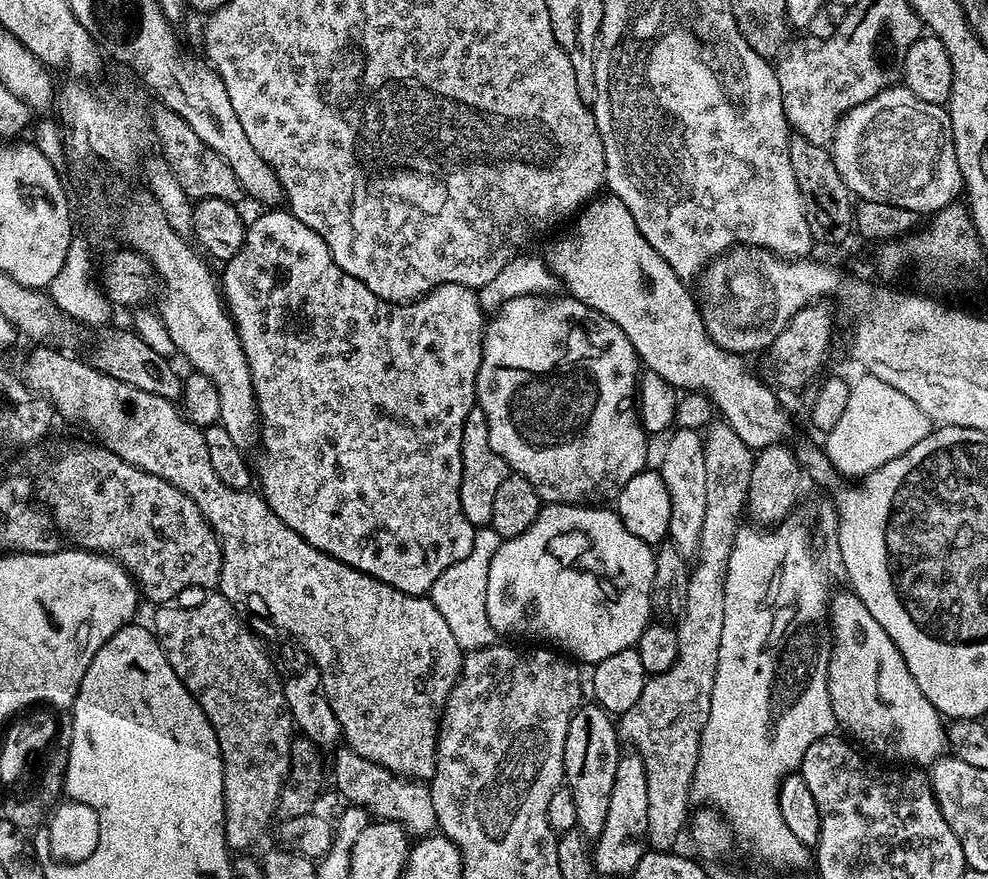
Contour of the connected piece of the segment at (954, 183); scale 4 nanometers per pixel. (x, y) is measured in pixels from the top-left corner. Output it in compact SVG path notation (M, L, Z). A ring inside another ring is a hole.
M903 86L884 88L866 103L845 112L836 127L830 151L838 166L838 174L842 174L842 182L846 182L849 193L860 200L886 202L917 214L931 214L953 203L964 187L958 158L954 154L947 107L926 102Z

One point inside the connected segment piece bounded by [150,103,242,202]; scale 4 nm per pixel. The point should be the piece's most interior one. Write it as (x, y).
(200, 172)

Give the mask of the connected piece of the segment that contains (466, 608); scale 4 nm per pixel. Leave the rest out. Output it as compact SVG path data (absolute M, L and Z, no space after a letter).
M491 526L477 527L470 554L466 554L462 562L454 562L450 570L442 570L430 593L434 606L438 606L438 614L442 614L450 625L458 646L465 653L486 648L497 639L496 631L490 626L490 618L486 618L486 578L490 574L490 560L494 558L500 542L499 534Z

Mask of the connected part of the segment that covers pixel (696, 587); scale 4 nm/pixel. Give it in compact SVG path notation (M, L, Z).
M713 423L711 427L703 433L703 437L704 453L706 454L706 519L702 522L700 550L696 553L694 563L691 565L685 612L675 625L675 630L678 634L678 658L674 658L674 666L670 666L670 670L666 670L657 676L649 675L644 682L642 698L638 698L638 702L634 702L634 706L630 706L630 710L619 713L618 716L618 735L621 741L623 741L625 745L633 744L631 747L645 764L647 797L649 798L647 843L657 852L673 851L673 849L677 847L675 844L680 840L680 831L682 831L683 828L685 831L686 825L690 820L688 800L690 801L690 797L692 796L692 779L694 778L694 770L698 766L698 750L700 749L702 730L706 726L706 718L710 718L710 694L714 694L714 674L716 673L716 667L718 666L718 646L722 642L722 618L726 615L726 610L724 609L724 583L726 582L726 574L728 573L728 563L730 562L730 554L732 553L732 548L734 546L734 538L742 527L741 521L738 522L736 519L742 514L745 515L746 512L748 487L750 486L750 478L752 477L752 462L754 459L753 449L748 448L746 442L742 442L742 438L738 438L738 434L734 434L734 430L732 430L726 423Z

